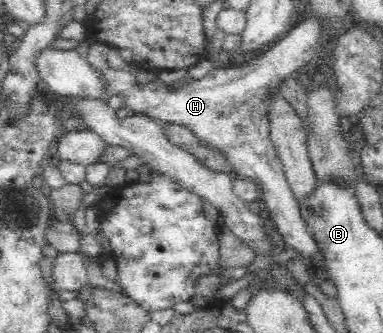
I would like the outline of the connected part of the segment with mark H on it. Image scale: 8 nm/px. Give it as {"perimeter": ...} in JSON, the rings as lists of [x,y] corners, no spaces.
{"perimeter":[[[305,16],[304,21],[300,22],[299,24],[292,24],[292,26],[286,31],[286,33],[283,35],[283,37],[275,44],[272,45],[267,52],[263,52],[262,54],[259,54],[258,56],[253,56],[251,59],[246,58],[246,61],[243,61],[237,65],[222,65],[219,68],[215,69],[212,68],[211,71],[208,72],[205,76],[202,78],[194,78],[193,80],[189,80],[189,82],[185,82],[183,86],[179,86],[179,88],[167,88],[165,84],[163,84],[158,78],[155,80],[154,83],[148,83],[148,84],[139,84],[139,80],[137,80],[137,76],[135,73],[131,72],[130,69],[126,66],[124,68],[115,68],[112,67],[109,64],[108,59],[108,48],[107,45],[104,43],[94,43],[91,44],[88,47],[85,47],[85,55],[86,55],[86,61],[87,64],[95,71],[95,74],[97,75],[97,78],[100,80],[100,84],[102,84],[102,90],[104,93],[104,96],[106,98],[113,98],[113,96],[117,96],[117,98],[121,98],[123,100],[123,106],[131,112],[131,114],[139,114],[139,115],[145,115],[149,118],[155,119],[156,121],[160,122],[160,124],[170,123],[170,124],[176,124],[177,126],[182,126],[183,128],[189,129],[195,137],[197,137],[197,140],[201,141],[203,145],[207,145],[207,147],[211,147],[213,151],[219,153],[221,157],[225,157],[227,159],[227,163],[229,164],[229,167],[231,167],[231,174],[232,175],[238,175],[239,177],[249,177],[255,179],[257,181],[257,186],[259,188],[262,188],[262,194],[263,194],[263,200],[265,201],[264,205],[262,206],[264,214],[270,218],[273,223],[276,225],[278,232],[282,235],[283,240],[287,245],[289,245],[289,248],[293,248],[299,252],[299,256],[301,261],[306,264],[309,268],[309,271],[313,271],[314,269],[311,267],[313,264],[313,256],[315,256],[315,253],[318,251],[317,241],[315,240],[315,233],[313,233],[313,229],[307,225],[307,222],[303,219],[303,216],[300,212],[300,206],[295,201],[295,198],[293,197],[293,193],[291,191],[291,188],[289,187],[289,184],[286,180],[286,175],[284,174],[284,167],[279,155],[279,152],[277,149],[275,149],[275,146],[273,145],[273,142],[271,141],[271,104],[274,103],[275,98],[277,96],[281,96],[281,86],[285,84],[285,80],[289,80],[289,78],[293,78],[293,76],[298,75],[298,73],[301,71],[302,68],[305,68],[311,60],[313,60],[313,56],[315,56],[316,50],[318,48],[318,38],[320,37],[320,26],[318,25],[318,22],[314,20],[314,18],[310,18],[308,16]]]}

